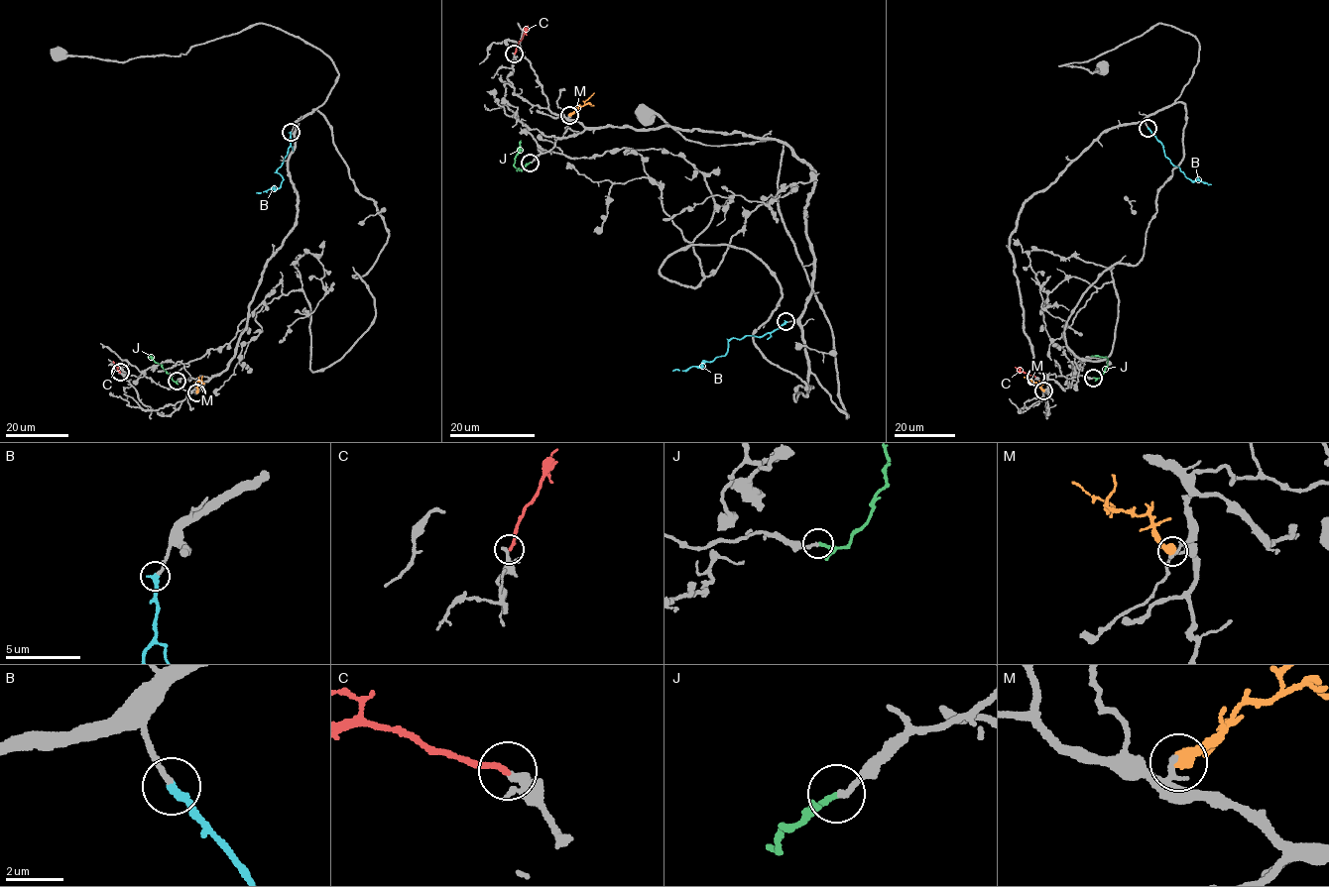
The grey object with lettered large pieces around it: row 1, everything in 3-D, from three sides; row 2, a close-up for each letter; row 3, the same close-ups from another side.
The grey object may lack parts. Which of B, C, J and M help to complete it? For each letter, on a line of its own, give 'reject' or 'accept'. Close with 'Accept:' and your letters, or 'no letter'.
B: accept
C: reject
J: accept
M: reject
Accept: B, J

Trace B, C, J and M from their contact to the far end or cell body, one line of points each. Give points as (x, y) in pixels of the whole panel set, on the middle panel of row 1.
B: (785, 322), (763, 336), (732, 338), (726, 354), (704, 362), (701, 367), (671, 371)
C: (514, 54), (528, 26)
J: (530, 163), (521, 170), (515, 167), (515, 156), (521, 140)
M: (569, 115), (594, 92)

